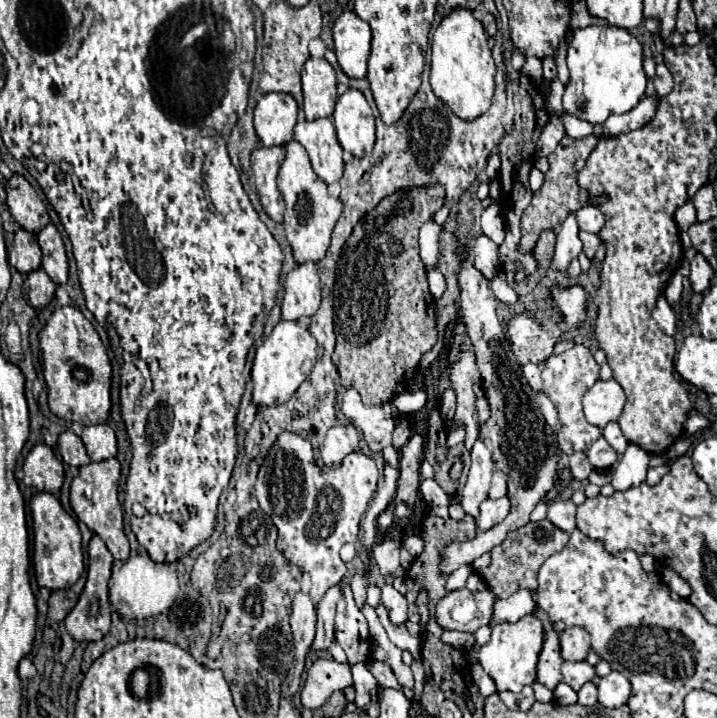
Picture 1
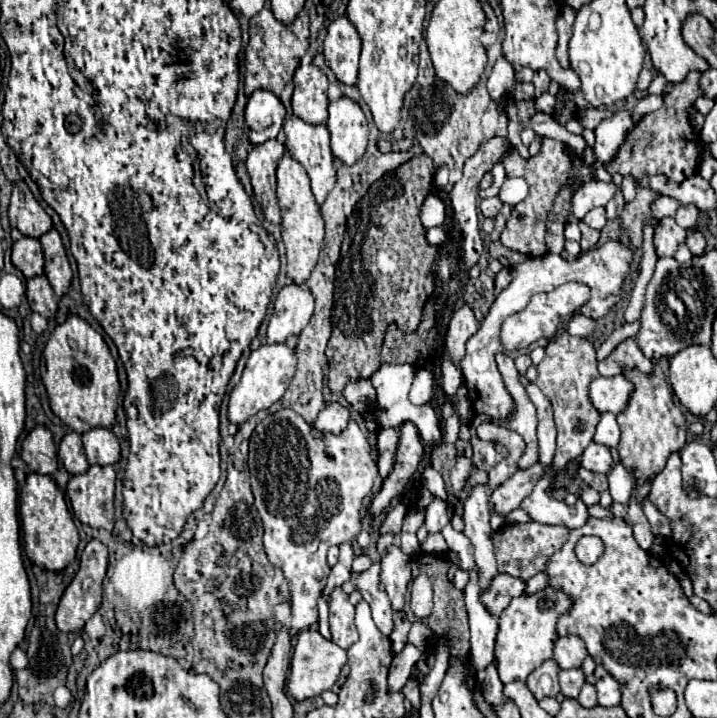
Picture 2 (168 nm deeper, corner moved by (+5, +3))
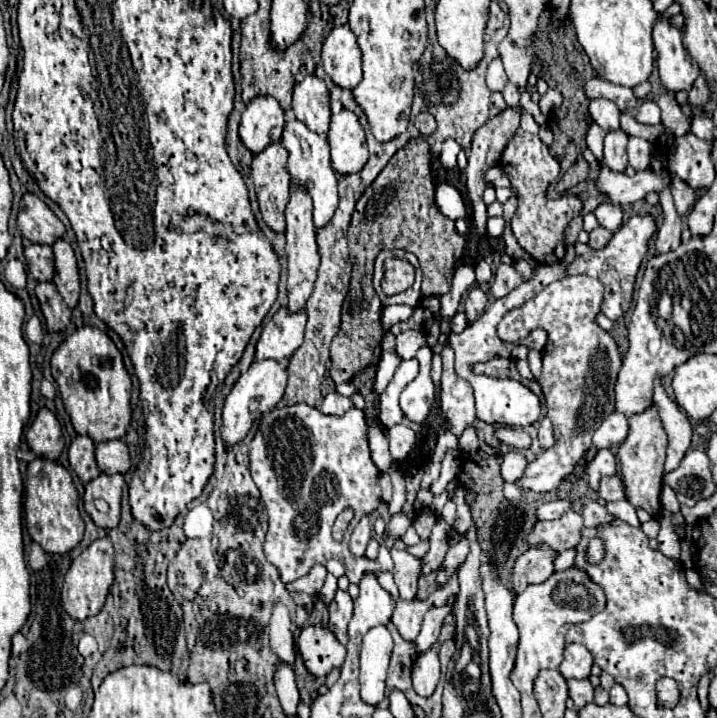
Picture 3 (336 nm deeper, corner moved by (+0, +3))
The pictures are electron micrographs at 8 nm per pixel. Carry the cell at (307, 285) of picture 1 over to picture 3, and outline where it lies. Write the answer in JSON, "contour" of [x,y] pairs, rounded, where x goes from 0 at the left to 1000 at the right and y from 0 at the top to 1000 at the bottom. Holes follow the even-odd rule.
{"contour":[[[392,428],[381,444],[367,455],[364,472],[358,478],[358,500],[403,500],[409,489],[423,478],[428,453],[425,430],[406,436],[400,428]]]}

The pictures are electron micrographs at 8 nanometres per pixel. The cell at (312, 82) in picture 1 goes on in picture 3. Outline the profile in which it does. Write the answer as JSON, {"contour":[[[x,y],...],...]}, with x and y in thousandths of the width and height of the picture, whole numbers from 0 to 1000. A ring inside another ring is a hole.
{"contour":[[[425,104],[409,124],[409,155],[417,169],[423,169],[434,182],[456,188],[462,149],[459,124],[442,104]]]}

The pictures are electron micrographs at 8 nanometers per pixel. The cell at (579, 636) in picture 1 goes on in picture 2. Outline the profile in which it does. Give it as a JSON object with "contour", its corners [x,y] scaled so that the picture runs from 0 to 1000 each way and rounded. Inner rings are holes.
{"contour":[[[781,887],[773,898],[773,921],[781,932],[801,932],[809,929],[812,921],[820,915],[817,898],[809,887]]]}

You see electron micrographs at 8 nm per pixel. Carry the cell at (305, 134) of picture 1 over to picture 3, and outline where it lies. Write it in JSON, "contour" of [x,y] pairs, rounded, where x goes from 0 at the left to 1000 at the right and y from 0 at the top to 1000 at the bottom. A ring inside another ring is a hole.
{"contour":[[[400,169],[395,177],[395,202],[403,210],[400,235],[406,244],[406,255],[417,260],[428,260],[437,277],[437,308],[439,316],[450,316],[470,291],[470,241],[462,235],[462,219],[459,219],[459,196],[453,188],[442,188],[420,169]]]}

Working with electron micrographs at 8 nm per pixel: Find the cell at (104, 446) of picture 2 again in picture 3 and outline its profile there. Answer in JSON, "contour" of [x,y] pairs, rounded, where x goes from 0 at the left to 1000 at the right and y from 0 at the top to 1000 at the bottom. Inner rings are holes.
{"contour":[[[169,611],[135,617],[132,636],[135,636],[135,648],[144,659],[174,659],[183,650],[177,620]]]}

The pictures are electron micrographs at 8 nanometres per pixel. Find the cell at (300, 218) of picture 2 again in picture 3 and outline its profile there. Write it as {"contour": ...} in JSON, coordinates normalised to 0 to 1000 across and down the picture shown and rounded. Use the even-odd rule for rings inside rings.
{"contour":[[[423,260],[406,263],[406,277],[400,283],[400,405],[403,405],[403,433],[417,433],[425,428],[437,394],[442,389],[442,372],[445,372],[445,352],[442,352],[442,319],[437,313],[437,297],[434,297],[434,272]]]}

